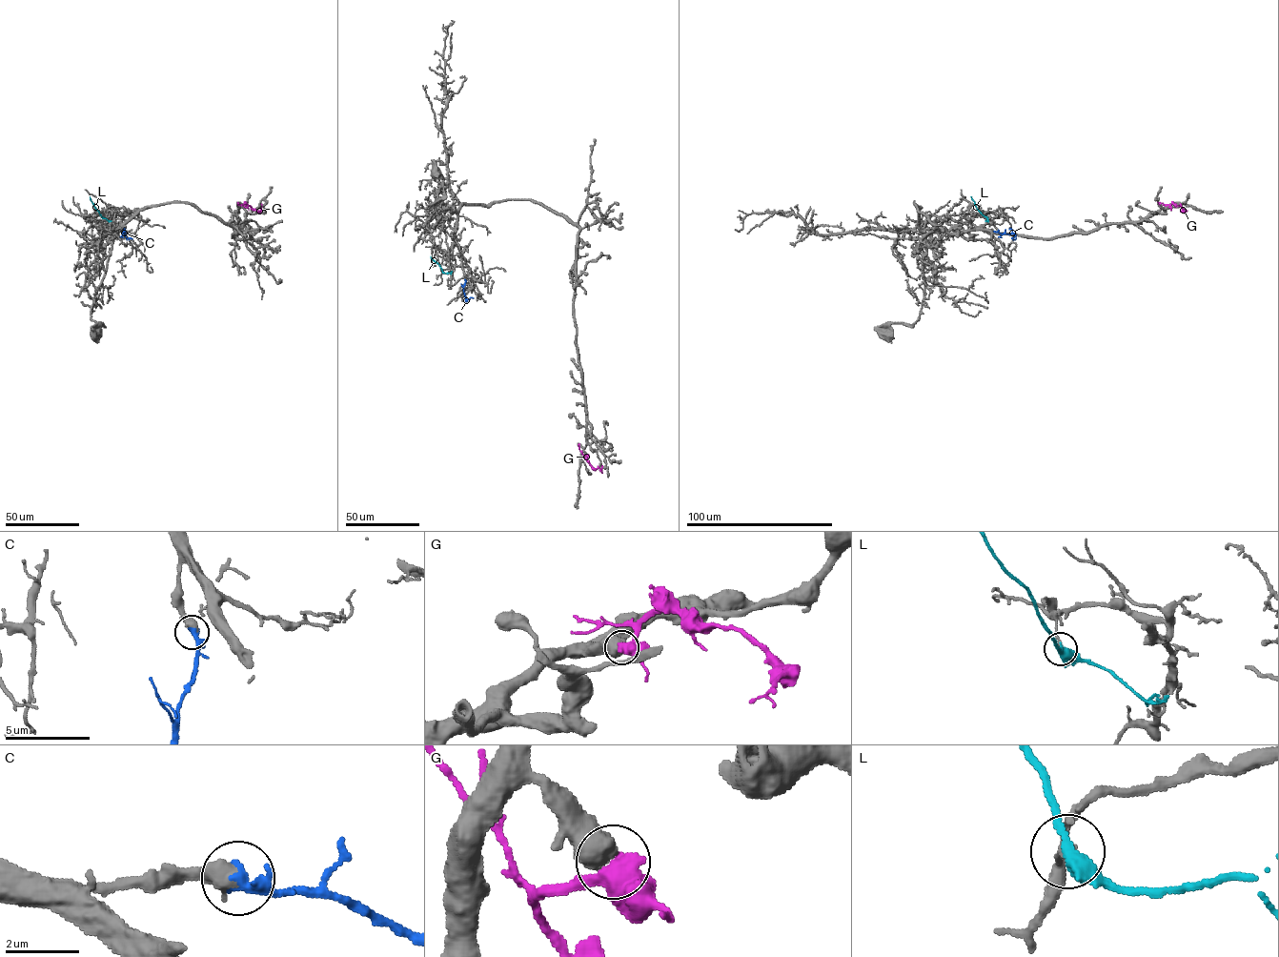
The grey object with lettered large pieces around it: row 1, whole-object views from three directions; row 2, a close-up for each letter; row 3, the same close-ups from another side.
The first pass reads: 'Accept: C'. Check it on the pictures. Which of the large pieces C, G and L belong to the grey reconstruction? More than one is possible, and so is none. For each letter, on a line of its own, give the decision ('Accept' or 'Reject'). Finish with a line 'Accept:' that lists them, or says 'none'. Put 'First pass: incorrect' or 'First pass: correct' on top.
First pass: correct
C: Accept
G: Reject
L: Reject
Accept: C

